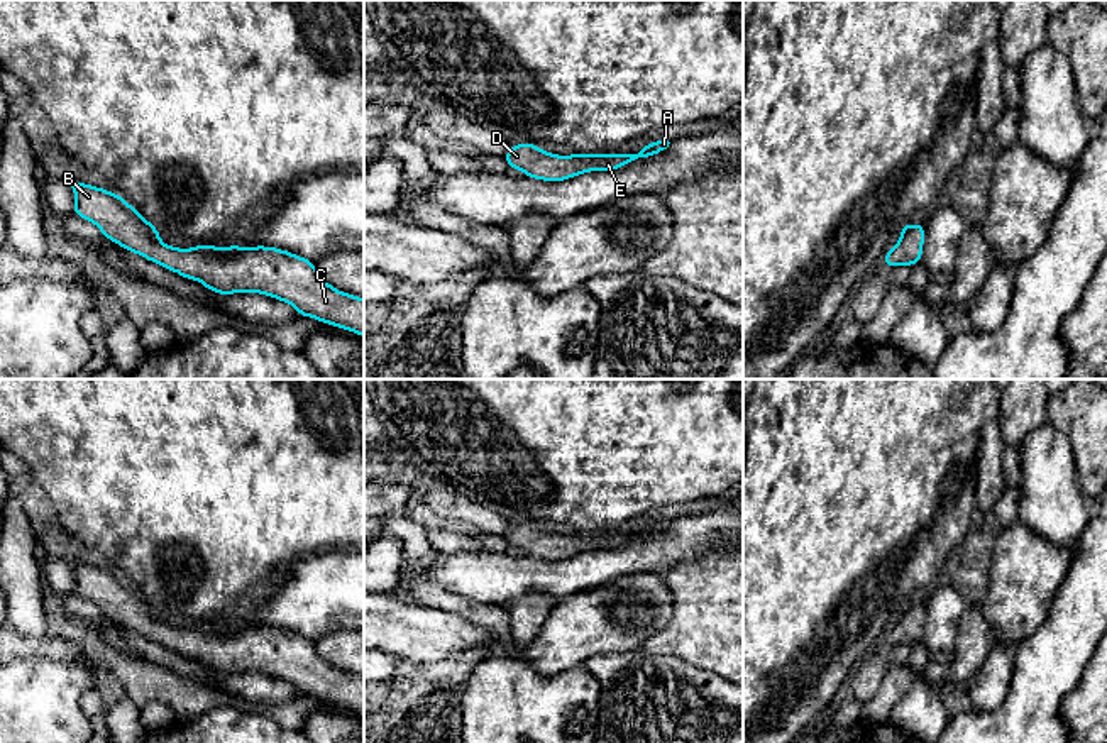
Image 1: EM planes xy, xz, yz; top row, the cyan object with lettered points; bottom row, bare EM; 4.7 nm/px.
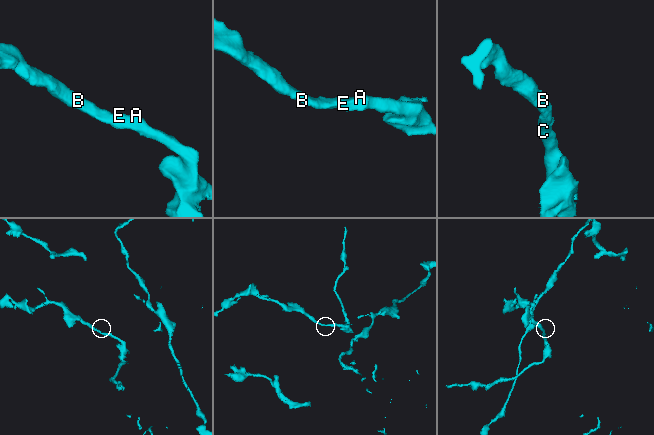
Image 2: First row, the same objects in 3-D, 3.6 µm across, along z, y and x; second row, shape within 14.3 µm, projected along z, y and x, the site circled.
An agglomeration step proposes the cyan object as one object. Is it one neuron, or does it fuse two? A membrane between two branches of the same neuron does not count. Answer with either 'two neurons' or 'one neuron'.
one neuron

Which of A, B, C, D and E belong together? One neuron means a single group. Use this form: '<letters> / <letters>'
A B C D E

